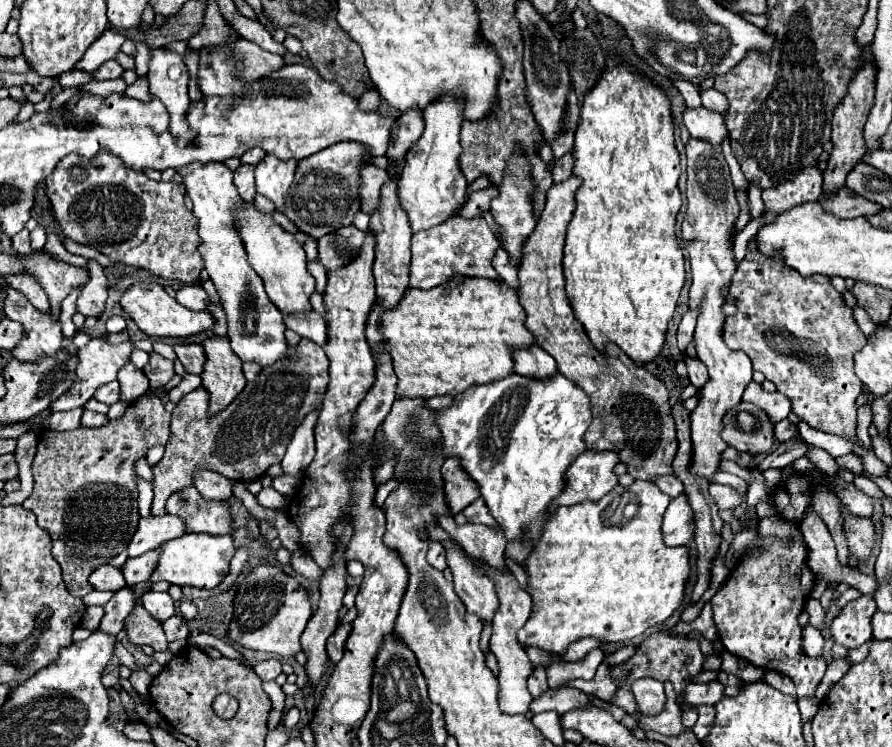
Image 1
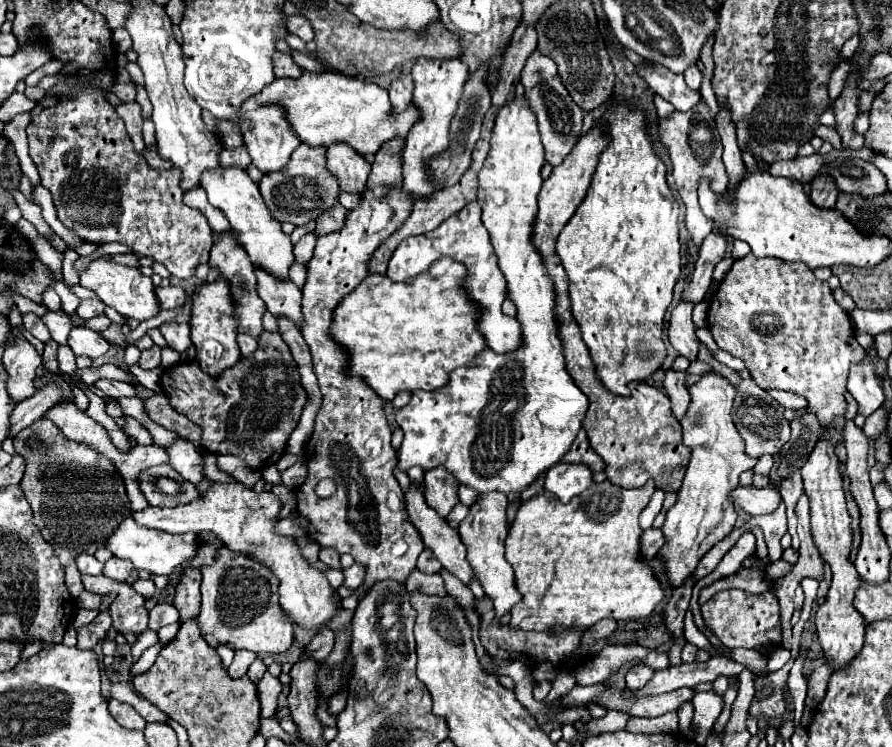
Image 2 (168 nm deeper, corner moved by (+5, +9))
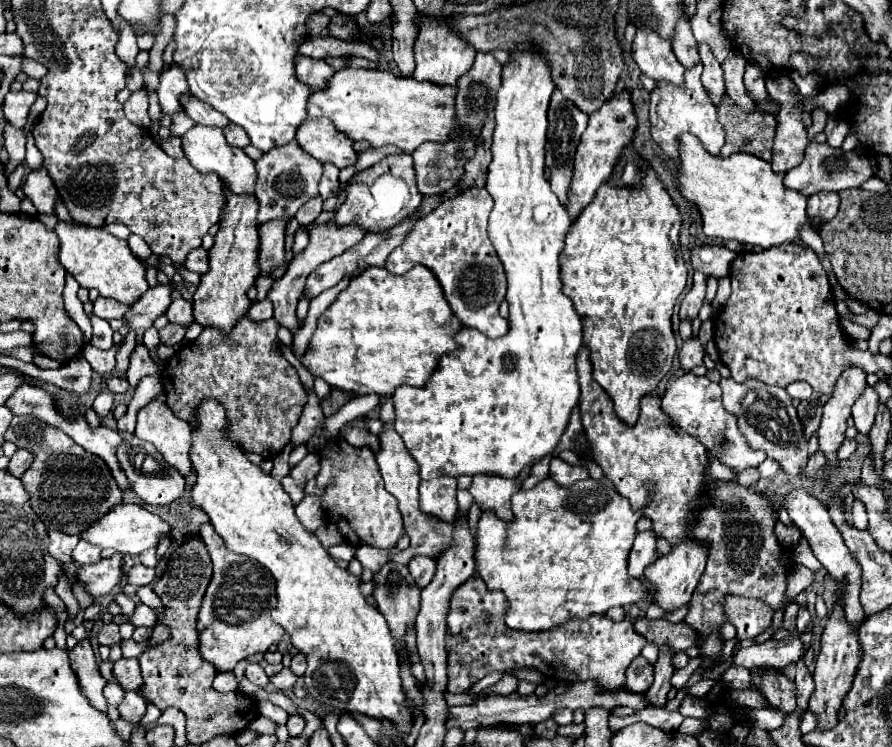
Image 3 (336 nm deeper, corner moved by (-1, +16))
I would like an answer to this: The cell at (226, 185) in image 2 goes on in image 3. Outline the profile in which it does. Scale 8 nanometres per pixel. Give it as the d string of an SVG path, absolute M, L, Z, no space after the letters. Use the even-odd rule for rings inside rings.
M194 126L182 136L182 148L188 158L188 162L200 170L200 172L216 172L224 186L234 192L234 194L246 194L254 196L254 186L256 186L256 168L254 160L240 148L232 148L226 144L224 134L216 128L204 128L204 126Z

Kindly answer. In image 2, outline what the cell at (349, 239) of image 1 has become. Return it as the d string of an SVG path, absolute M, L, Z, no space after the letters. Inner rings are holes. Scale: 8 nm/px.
M336 203L326 215L318 215L318 219L316 219L316 237L328 235L332 231L338 231L344 225L346 211L348 209L344 209L340 203Z

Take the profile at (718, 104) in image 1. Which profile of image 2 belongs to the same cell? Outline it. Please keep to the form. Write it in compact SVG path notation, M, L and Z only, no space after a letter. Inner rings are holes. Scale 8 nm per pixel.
M690 65L686 71L684 71L684 81L690 89L698 91L700 89L700 83L702 83L702 75L700 75L700 69L696 65Z

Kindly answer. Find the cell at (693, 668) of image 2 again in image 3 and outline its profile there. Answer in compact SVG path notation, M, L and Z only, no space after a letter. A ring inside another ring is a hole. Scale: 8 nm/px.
M798 636L784 640L768 640L762 644L754 644L748 648L740 648L732 656L734 666L754 668L754 666L772 666L782 670L790 662L796 662L804 654L802 642Z

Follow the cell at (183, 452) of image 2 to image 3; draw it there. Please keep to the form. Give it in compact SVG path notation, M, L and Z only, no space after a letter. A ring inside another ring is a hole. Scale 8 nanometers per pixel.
M164 394L156 396L148 406L138 410L138 424L136 424L136 436L140 440L146 440L156 446L156 450L164 456L164 460L174 466L182 476L188 476L192 472L192 428L186 420L180 420L174 416L174 412L164 404Z

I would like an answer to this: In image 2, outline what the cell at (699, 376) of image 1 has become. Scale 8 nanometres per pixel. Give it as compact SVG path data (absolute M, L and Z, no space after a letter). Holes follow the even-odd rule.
M680 301L676 309L672 311L670 327L668 327L668 339L672 347L680 355L688 357L690 361L696 359L698 349L700 349L700 341L696 337L696 325L692 321L692 309L694 309L694 303Z

